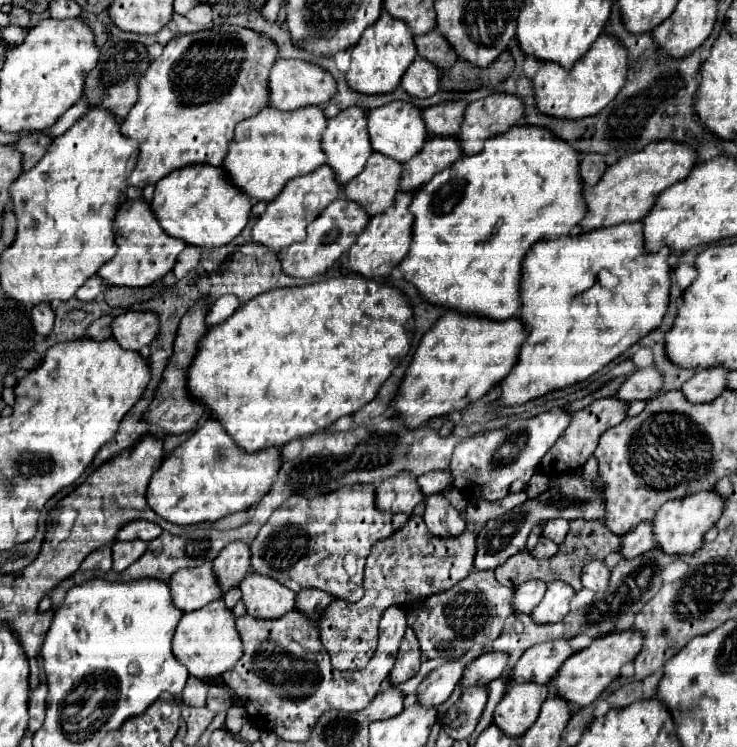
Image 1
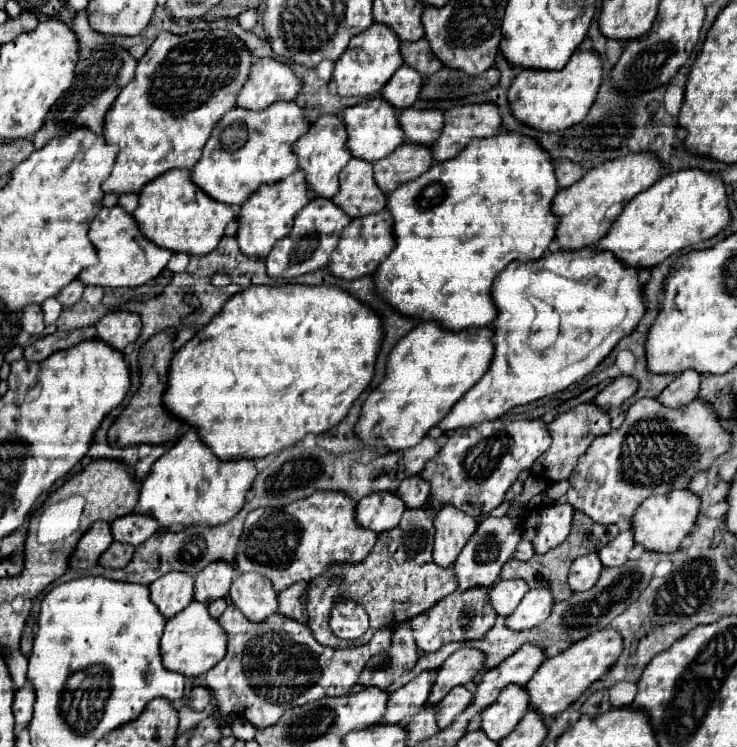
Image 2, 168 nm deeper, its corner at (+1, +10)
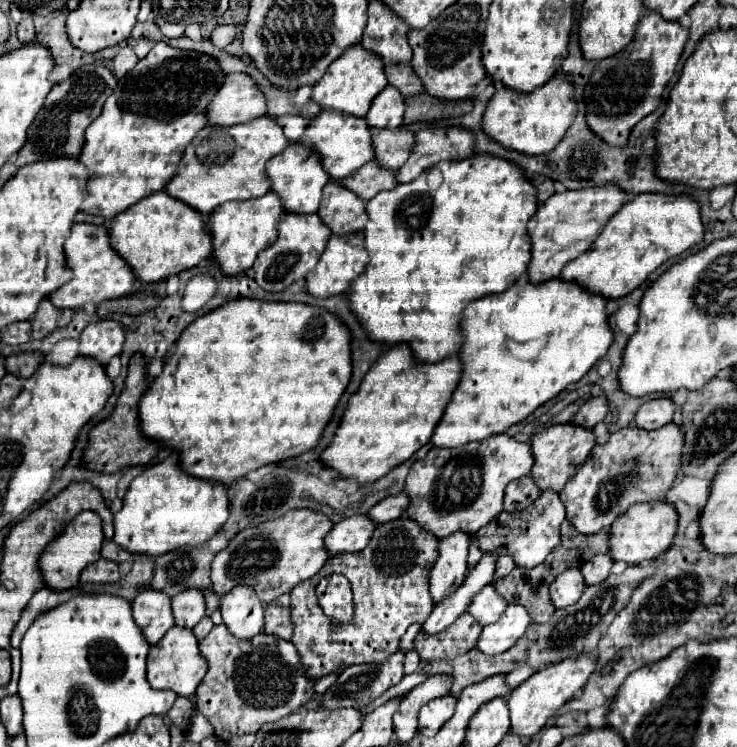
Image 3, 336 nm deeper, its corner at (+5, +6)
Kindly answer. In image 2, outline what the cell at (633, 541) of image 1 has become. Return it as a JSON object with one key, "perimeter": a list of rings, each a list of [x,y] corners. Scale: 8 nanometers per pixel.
{"perimeter":[[[625,530],[621,532],[613,542],[609,542],[605,548],[601,548],[597,552],[601,564],[605,568],[613,568],[613,566],[621,566],[627,562],[627,554],[629,550],[635,546],[633,542],[633,532],[631,530]]]}

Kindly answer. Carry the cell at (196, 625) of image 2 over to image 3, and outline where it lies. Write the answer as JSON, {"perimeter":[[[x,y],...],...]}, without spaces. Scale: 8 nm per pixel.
{"perimeter":[[[171,628],[157,644],[151,646],[147,656],[147,680],[153,688],[173,690],[177,696],[193,696],[199,680],[207,672],[207,660],[199,652],[199,640],[189,628]]]}

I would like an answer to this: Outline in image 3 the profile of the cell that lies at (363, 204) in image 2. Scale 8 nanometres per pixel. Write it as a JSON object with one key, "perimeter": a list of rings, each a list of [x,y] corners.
{"perimeter":[[[329,180],[323,188],[323,200],[317,214],[337,236],[361,232],[367,224],[365,202],[335,180]]]}

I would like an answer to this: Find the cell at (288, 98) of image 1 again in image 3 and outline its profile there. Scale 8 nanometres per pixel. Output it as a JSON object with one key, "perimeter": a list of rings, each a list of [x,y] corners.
{"perimeter":[[[243,72],[227,74],[223,86],[209,104],[209,124],[243,124],[263,116],[267,110],[265,94],[259,84]]]}

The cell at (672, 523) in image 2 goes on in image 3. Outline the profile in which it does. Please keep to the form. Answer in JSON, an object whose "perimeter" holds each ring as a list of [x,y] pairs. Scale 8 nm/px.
{"perimeter":[[[645,502],[645,504],[633,504],[625,514],[621,514],[609,534],[609,554],[613,560],[623,560],[627,564],[639,564],[649,558],[661,556],[673,542],[679,526],[679,514],[669,502]]]}

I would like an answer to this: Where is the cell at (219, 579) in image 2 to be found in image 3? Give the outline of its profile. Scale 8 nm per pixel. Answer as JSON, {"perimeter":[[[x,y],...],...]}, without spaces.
{"perimeter":[[[187,588],[173,596],[173,616],[177,626],[193,628],[205,616],[205,592],[199,588]]]}

